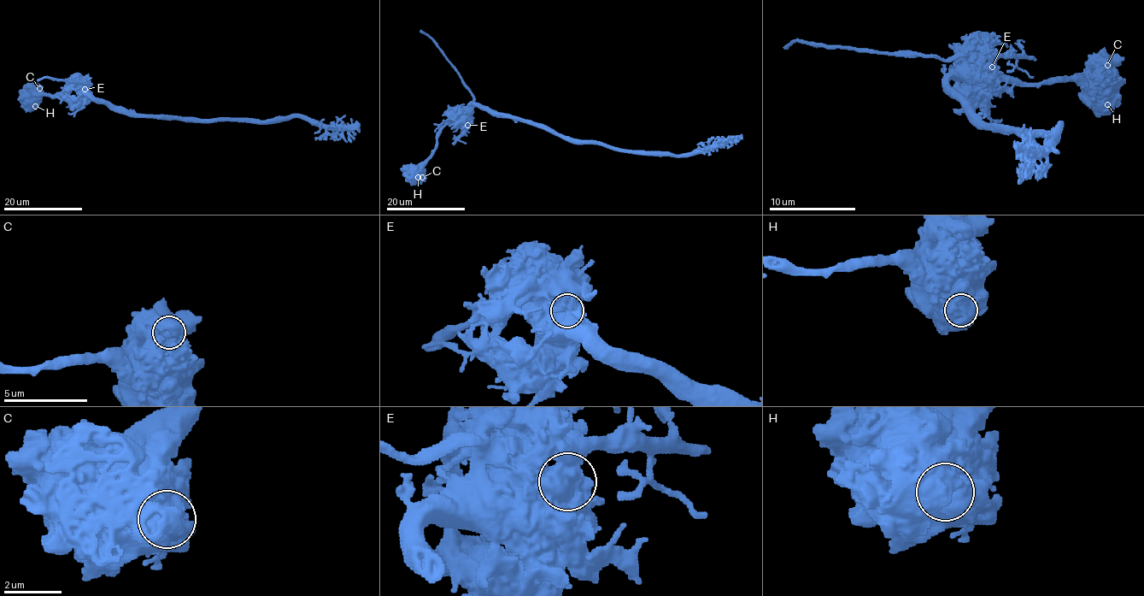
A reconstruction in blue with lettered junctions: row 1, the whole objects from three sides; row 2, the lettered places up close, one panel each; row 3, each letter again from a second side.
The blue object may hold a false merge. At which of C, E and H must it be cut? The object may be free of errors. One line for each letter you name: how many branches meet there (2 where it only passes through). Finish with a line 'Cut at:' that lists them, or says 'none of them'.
E: branches 1
Cut at: E

